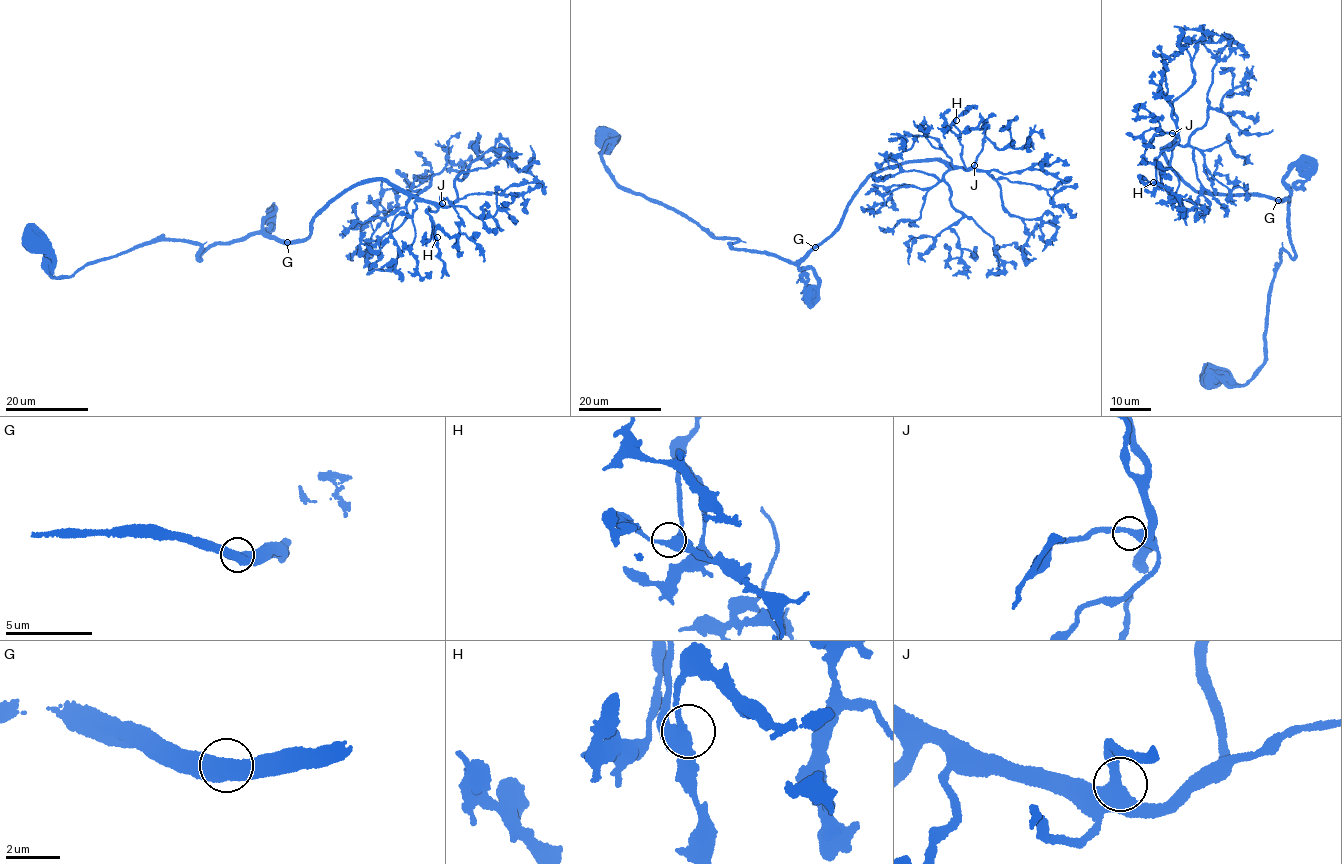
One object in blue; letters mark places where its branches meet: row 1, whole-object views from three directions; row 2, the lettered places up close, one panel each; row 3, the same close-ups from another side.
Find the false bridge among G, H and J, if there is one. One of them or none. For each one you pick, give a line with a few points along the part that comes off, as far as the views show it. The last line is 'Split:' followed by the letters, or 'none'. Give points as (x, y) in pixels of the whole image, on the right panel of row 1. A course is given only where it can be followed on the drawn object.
Split: none

